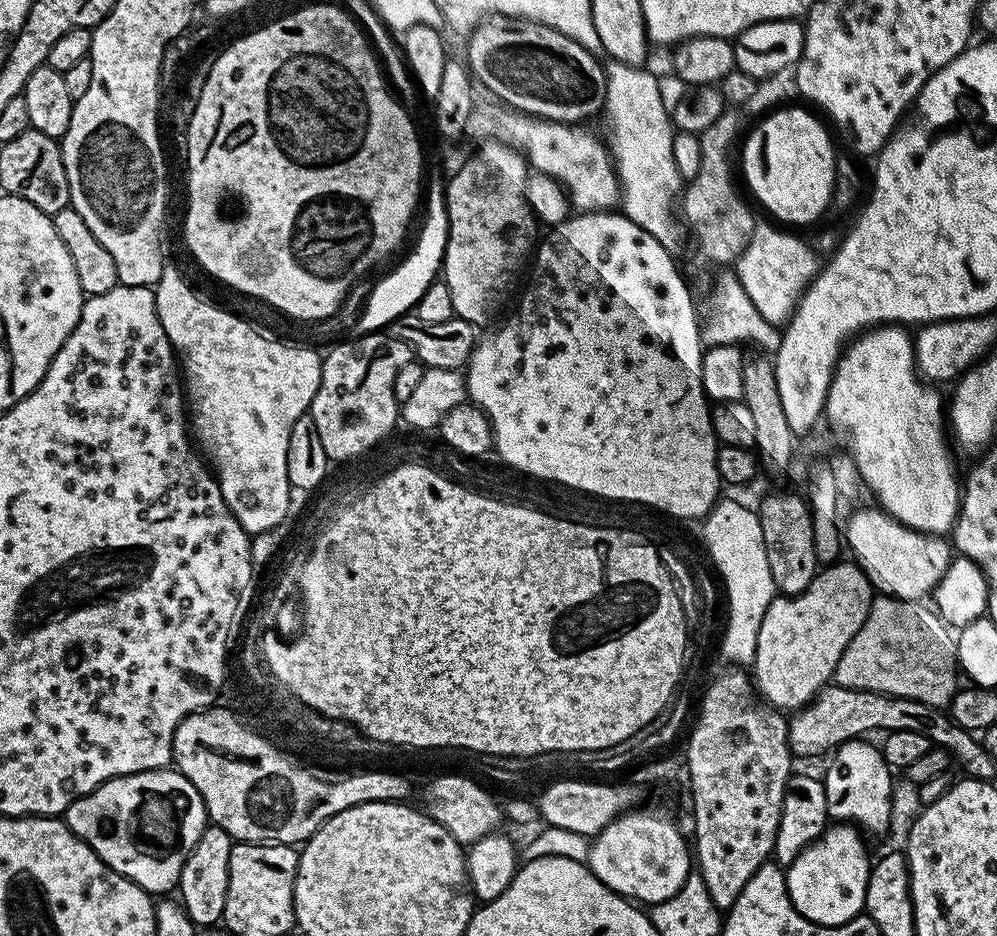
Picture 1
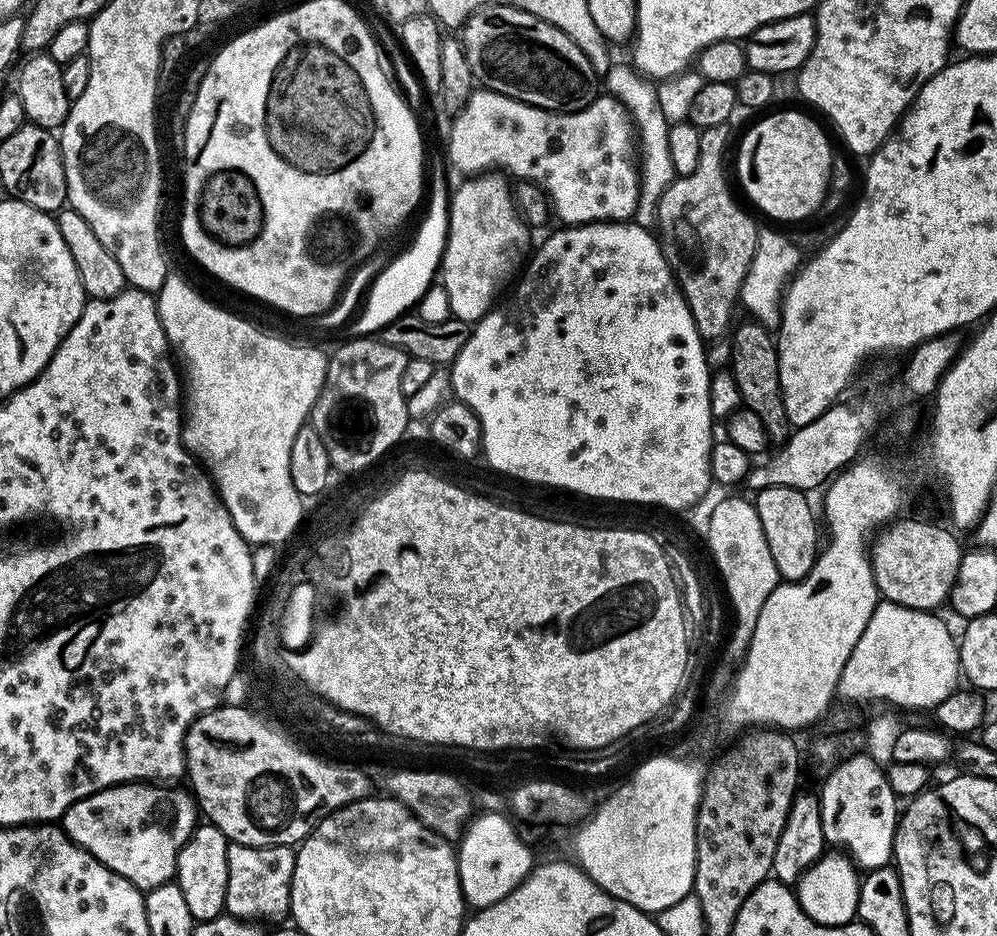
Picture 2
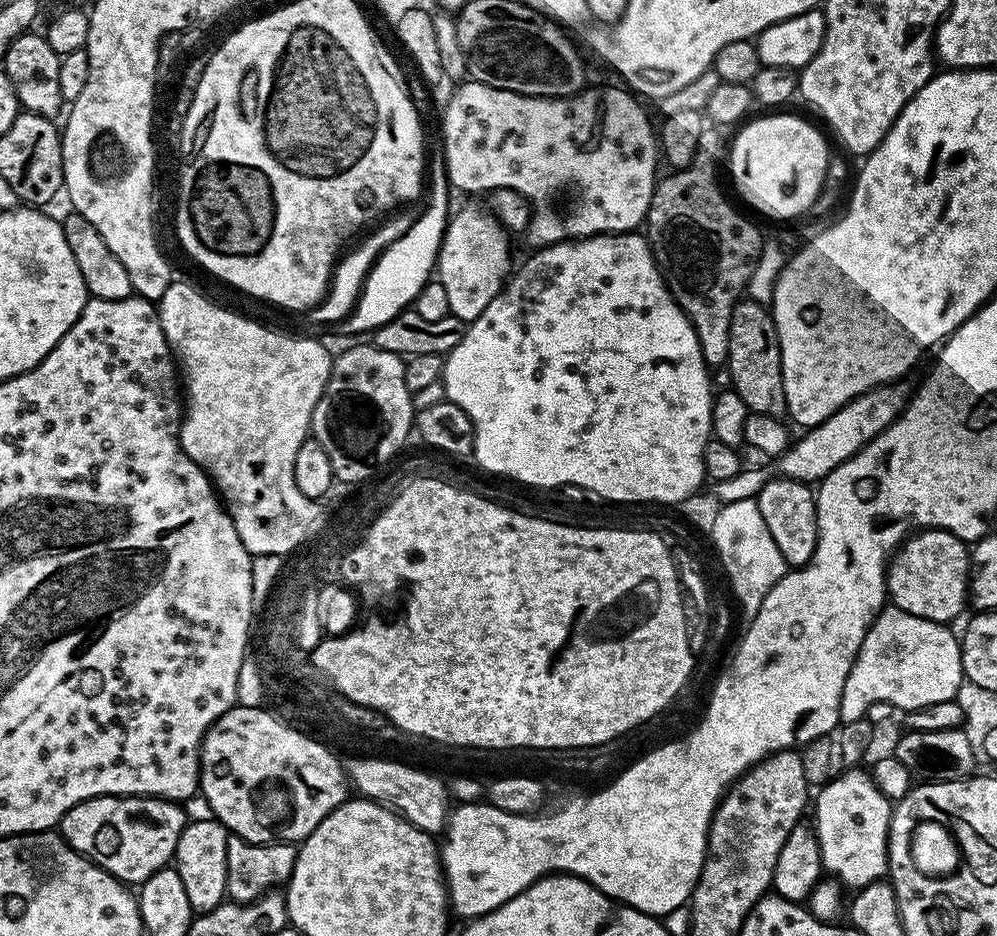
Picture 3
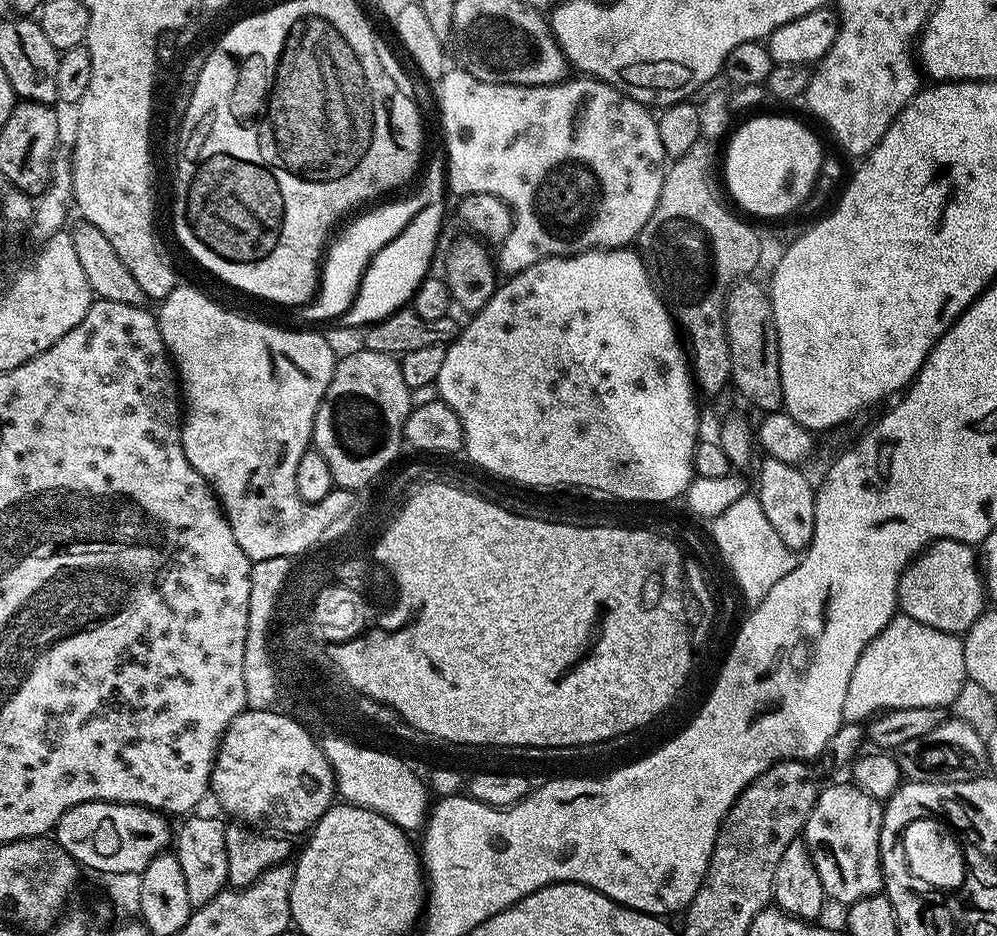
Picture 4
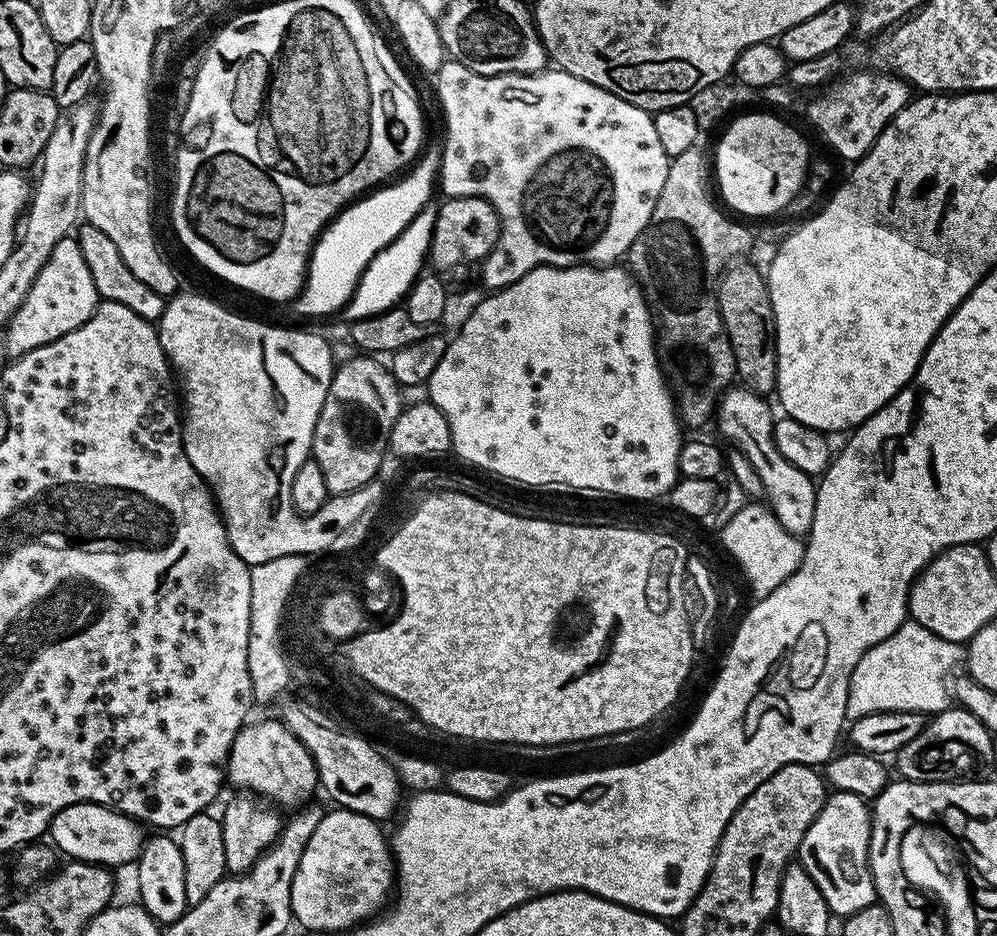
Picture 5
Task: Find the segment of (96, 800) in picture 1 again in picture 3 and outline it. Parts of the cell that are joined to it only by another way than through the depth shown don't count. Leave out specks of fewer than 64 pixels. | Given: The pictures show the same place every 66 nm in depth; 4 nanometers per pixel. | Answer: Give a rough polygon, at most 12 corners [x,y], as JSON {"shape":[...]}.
{"shape":[[95,796],[58,831],[139,886],[173,863],[177,801]]}

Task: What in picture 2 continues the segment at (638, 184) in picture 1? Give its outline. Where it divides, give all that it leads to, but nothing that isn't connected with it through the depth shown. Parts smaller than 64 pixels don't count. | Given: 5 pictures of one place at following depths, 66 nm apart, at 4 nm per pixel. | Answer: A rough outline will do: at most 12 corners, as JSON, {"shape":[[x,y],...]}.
{"shape":[[628,62],[602,84],[628,109],[638,137],[635,223],[655,225],[677,177],[657,85]]}

